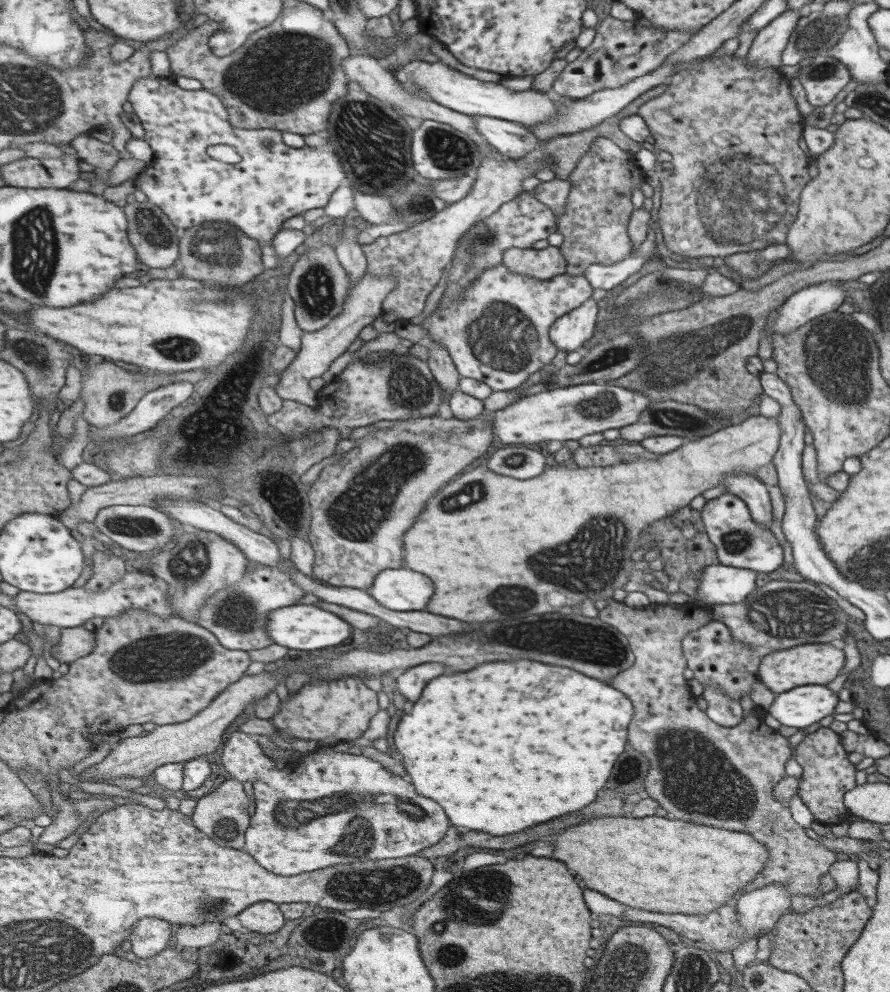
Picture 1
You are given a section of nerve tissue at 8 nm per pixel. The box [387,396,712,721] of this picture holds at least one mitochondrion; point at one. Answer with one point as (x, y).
(588, 561)

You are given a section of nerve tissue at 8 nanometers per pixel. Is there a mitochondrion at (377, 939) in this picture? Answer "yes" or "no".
no

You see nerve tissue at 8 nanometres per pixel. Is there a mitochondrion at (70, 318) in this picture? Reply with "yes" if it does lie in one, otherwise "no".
no

